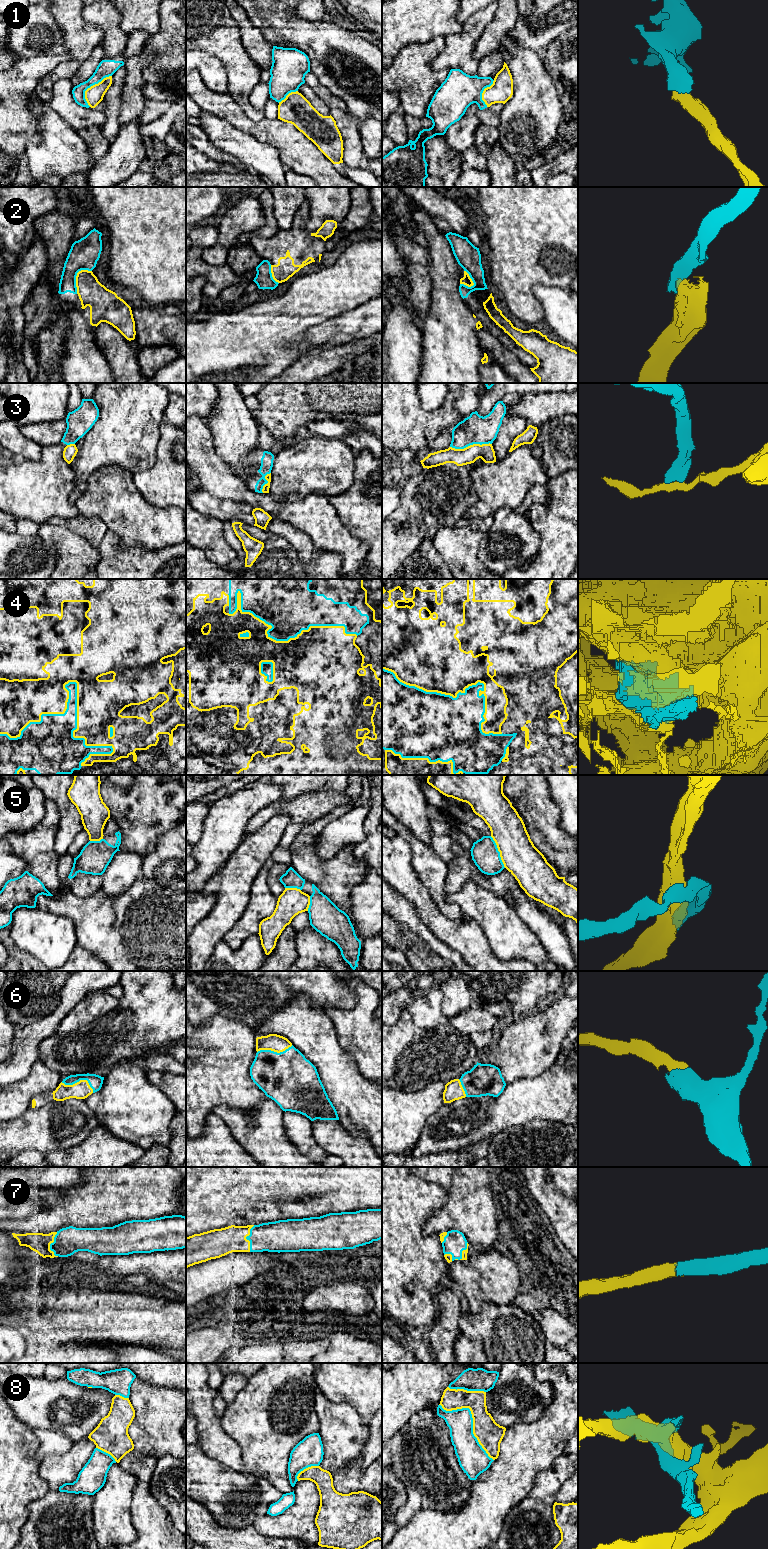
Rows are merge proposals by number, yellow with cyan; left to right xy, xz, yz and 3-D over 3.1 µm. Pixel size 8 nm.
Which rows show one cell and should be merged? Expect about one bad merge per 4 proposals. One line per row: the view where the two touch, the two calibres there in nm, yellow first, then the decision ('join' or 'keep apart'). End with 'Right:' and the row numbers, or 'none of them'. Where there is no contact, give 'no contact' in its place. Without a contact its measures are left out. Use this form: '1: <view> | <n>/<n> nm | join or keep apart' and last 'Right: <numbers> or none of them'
1: xy | 150/140 nm | keep apart
2: xy | 220/240 nm | keep apart
3: yz | 140/240 nm | keep apart
4: xy | 320/100 nm | join
5: yz | 300/220 nm | keep apart
6: xy | 140/110 nm | join
7: xz | 220/240 nm | join
8: yz | 220/200 nm | keep apart
Right: 4, 6, 7

